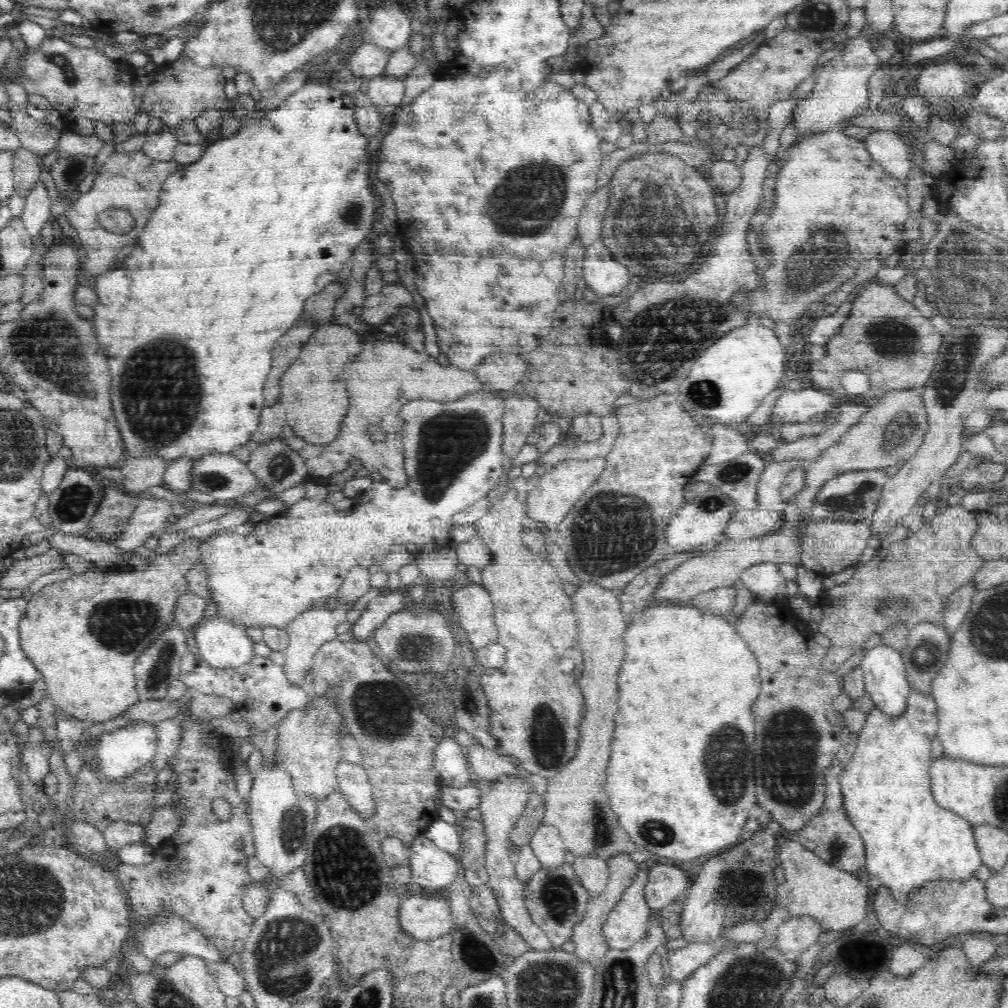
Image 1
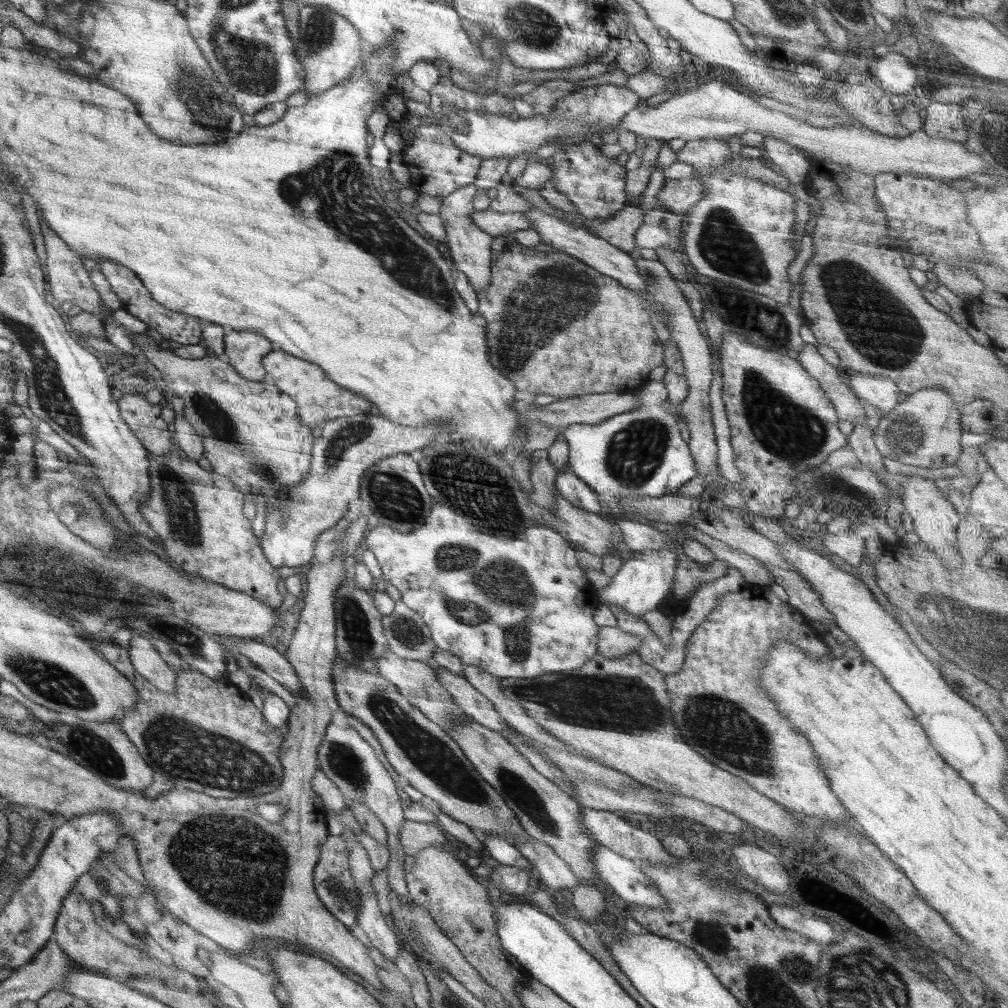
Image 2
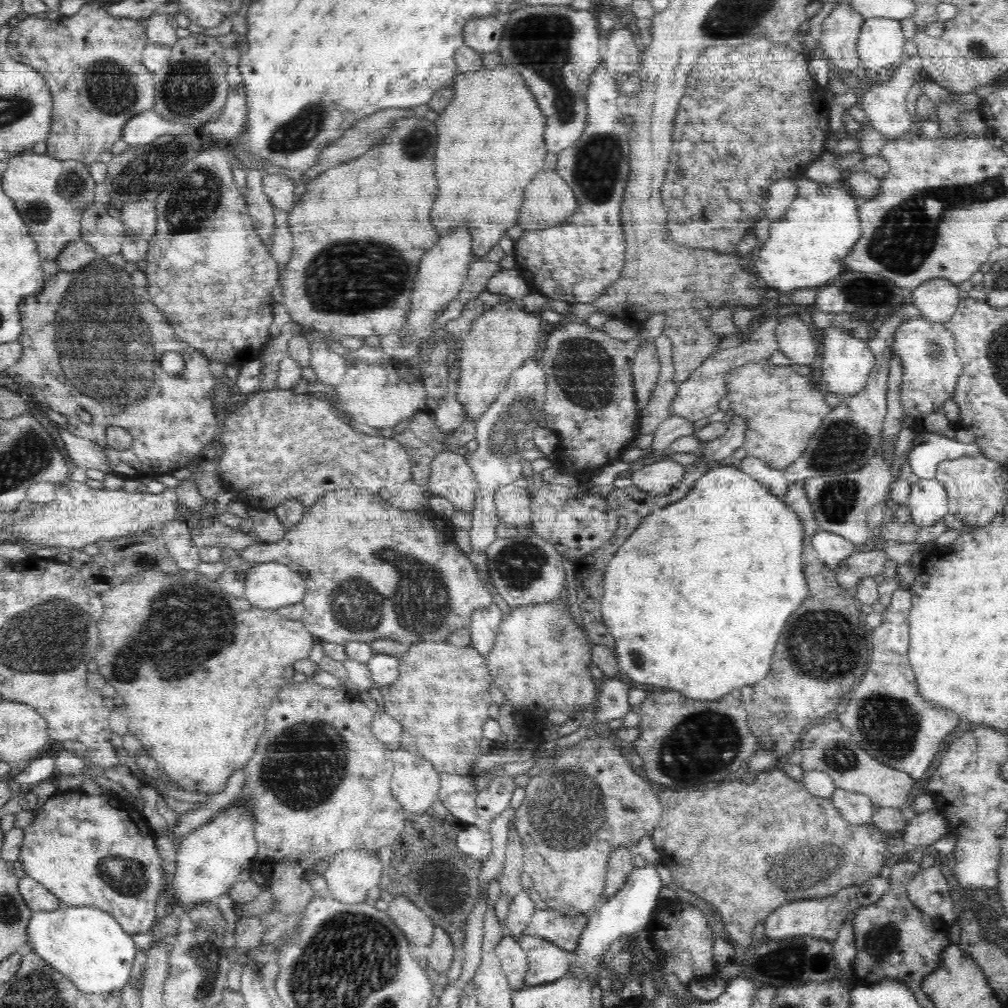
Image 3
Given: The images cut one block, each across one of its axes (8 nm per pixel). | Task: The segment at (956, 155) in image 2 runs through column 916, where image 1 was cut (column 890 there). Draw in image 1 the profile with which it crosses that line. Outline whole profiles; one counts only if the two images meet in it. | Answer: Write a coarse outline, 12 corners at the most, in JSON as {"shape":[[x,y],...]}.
{"shape":[[876,131],[862,140],[894,177],[912,167],[909,142],[899,132]]}

